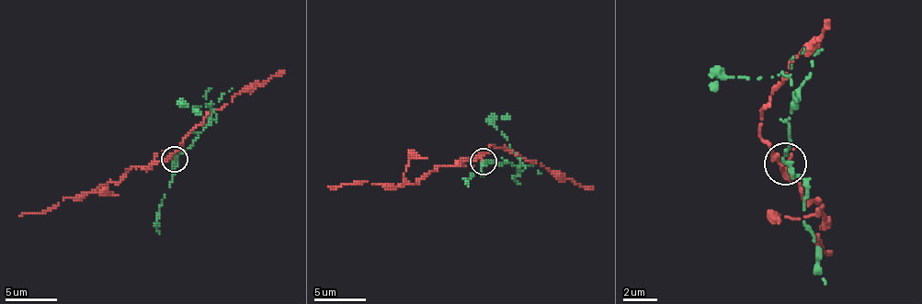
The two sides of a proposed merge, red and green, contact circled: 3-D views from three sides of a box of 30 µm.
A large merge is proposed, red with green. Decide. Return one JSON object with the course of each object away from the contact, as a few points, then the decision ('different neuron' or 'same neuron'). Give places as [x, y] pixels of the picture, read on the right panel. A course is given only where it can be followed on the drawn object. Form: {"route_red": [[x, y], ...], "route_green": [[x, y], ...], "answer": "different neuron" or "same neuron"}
{"route_red": [[783, 163], [779, 163], [826, 218], [817, 243], [826, 255]], "route_green": [[783, 163], [792, 112], [792, 82], [779, 73], [745, 78], [716, 73], [716, 91]], "answer": "different neuron"}

